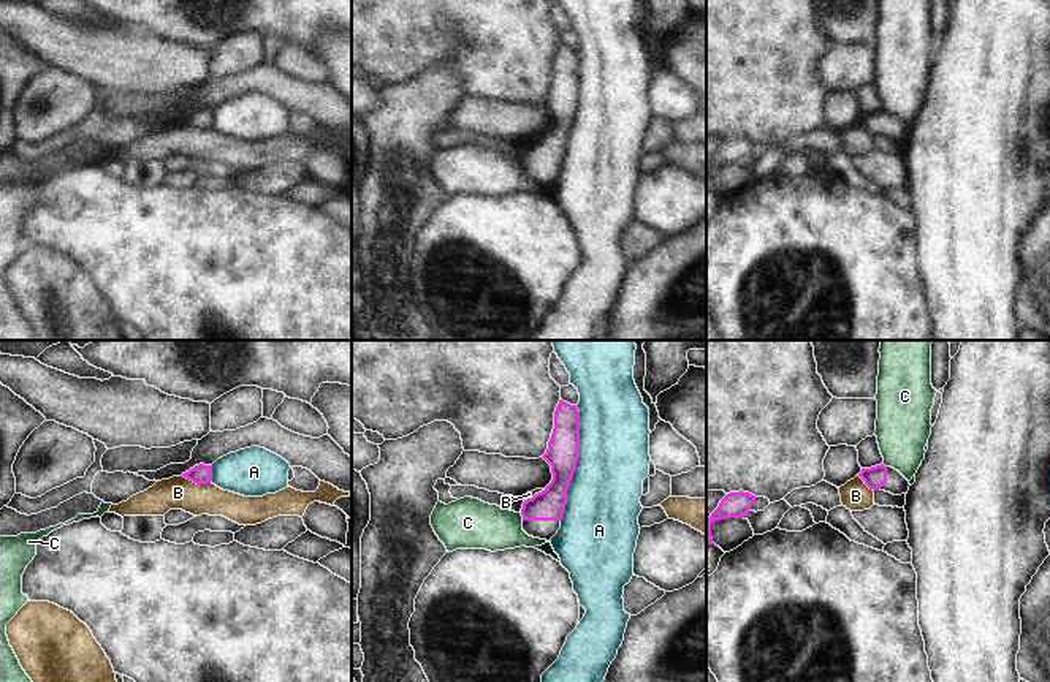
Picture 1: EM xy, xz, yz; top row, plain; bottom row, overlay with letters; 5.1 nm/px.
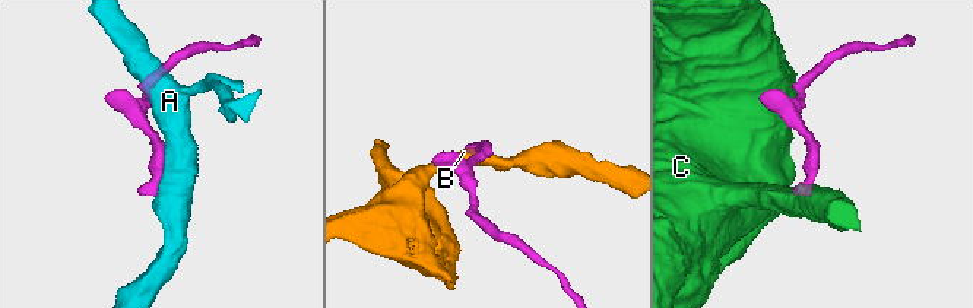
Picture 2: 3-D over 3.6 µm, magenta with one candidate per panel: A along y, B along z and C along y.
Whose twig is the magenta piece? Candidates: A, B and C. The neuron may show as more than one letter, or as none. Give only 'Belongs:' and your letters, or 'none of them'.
Belongs: none of them

